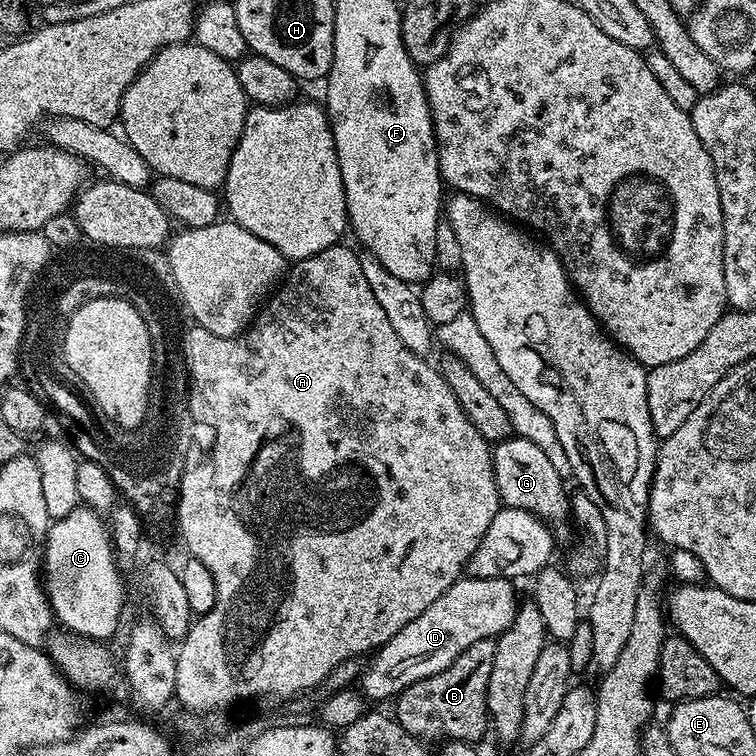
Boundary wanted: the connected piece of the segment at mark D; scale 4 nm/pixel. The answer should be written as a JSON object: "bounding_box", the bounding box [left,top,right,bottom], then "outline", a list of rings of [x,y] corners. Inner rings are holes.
{"bounding_box":[358,576,518,701],"outline":[[[468,576],[455,580],[435,602],[426,606],[414,622],[406,622],[394,638],[390,638],[382,647],[371,653],[372,661],[362,668],[358,680],[358,688],[369,701],[388,700],[399,696],[400,691],[422,678],[430,678],[458,658],[466,646],[474,646],[474,642],[491,640],[502,635],[514,622],[514,614],[518,607],[516,600],[517,585],[506,577],[478,578]]]}

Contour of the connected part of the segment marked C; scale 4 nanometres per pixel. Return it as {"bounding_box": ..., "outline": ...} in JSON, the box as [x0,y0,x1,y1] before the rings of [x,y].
{"bounding_box":[42,506,124,640],"outline":[[[77,506],[66,518],[51,523],[44,544],[42,580],[52,613],[63,627],[92,639],[108,640],[122,614],[124,588],[101,520],[93,509]]]}

